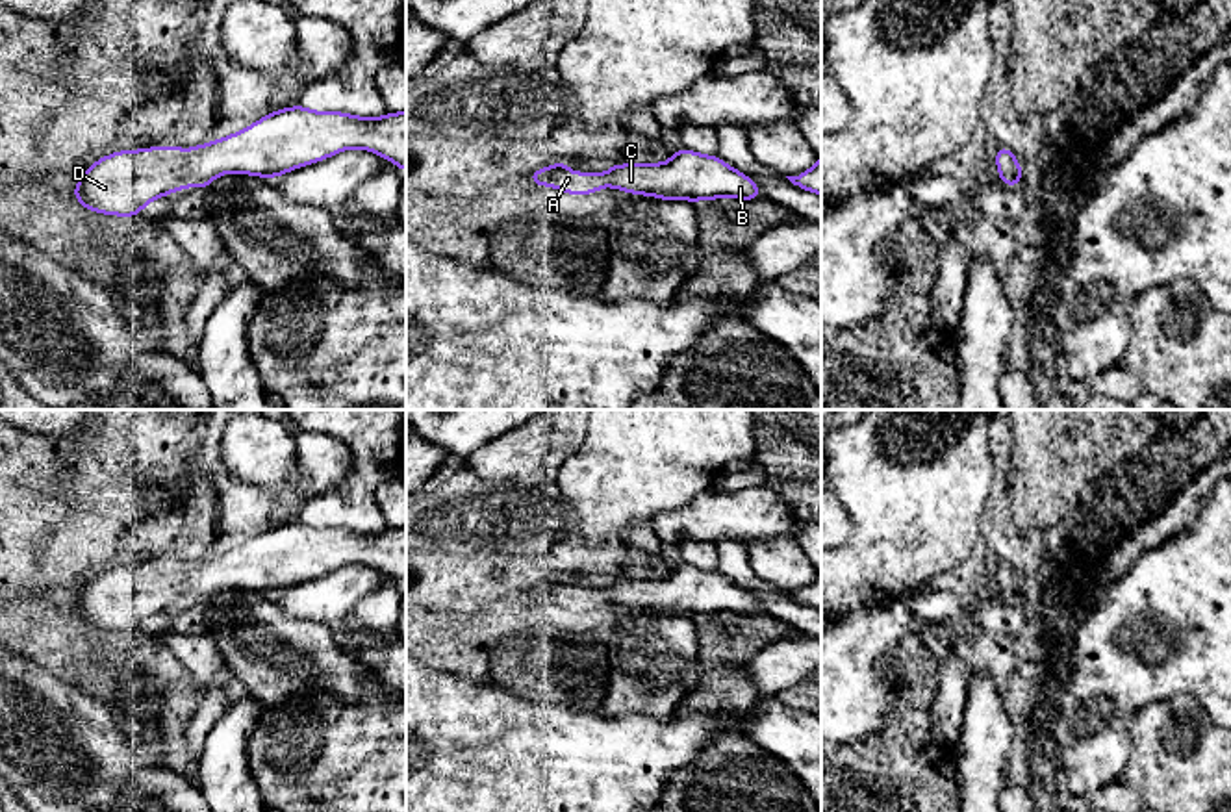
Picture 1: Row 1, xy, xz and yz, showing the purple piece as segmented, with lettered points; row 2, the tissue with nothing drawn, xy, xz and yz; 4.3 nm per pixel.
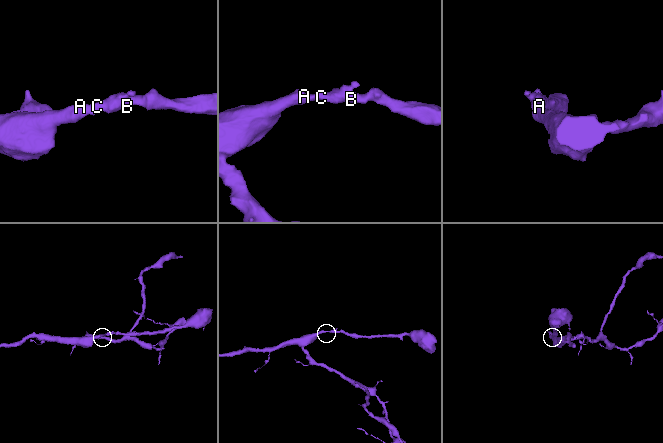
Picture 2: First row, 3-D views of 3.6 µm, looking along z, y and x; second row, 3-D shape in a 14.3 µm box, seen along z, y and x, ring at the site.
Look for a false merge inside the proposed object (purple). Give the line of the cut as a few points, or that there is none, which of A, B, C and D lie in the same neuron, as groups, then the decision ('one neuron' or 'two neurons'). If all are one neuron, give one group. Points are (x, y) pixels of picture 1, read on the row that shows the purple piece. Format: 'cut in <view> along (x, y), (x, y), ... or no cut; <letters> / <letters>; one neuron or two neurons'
no cut; A B C D; one neuron

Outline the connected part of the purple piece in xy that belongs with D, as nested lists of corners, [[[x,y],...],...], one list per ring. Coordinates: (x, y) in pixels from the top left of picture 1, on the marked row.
[[[293,106],[191,150],[119,150],[93,163],[70,197],[96,213],[135,217],[159,197],[187,185],[206,189],[226,172],[273,180],[349,148],[374,152],[406,171],[406,109],[365,119]]]

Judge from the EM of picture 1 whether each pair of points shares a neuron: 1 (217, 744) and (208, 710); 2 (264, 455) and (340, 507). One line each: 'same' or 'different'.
1: different
2: different

